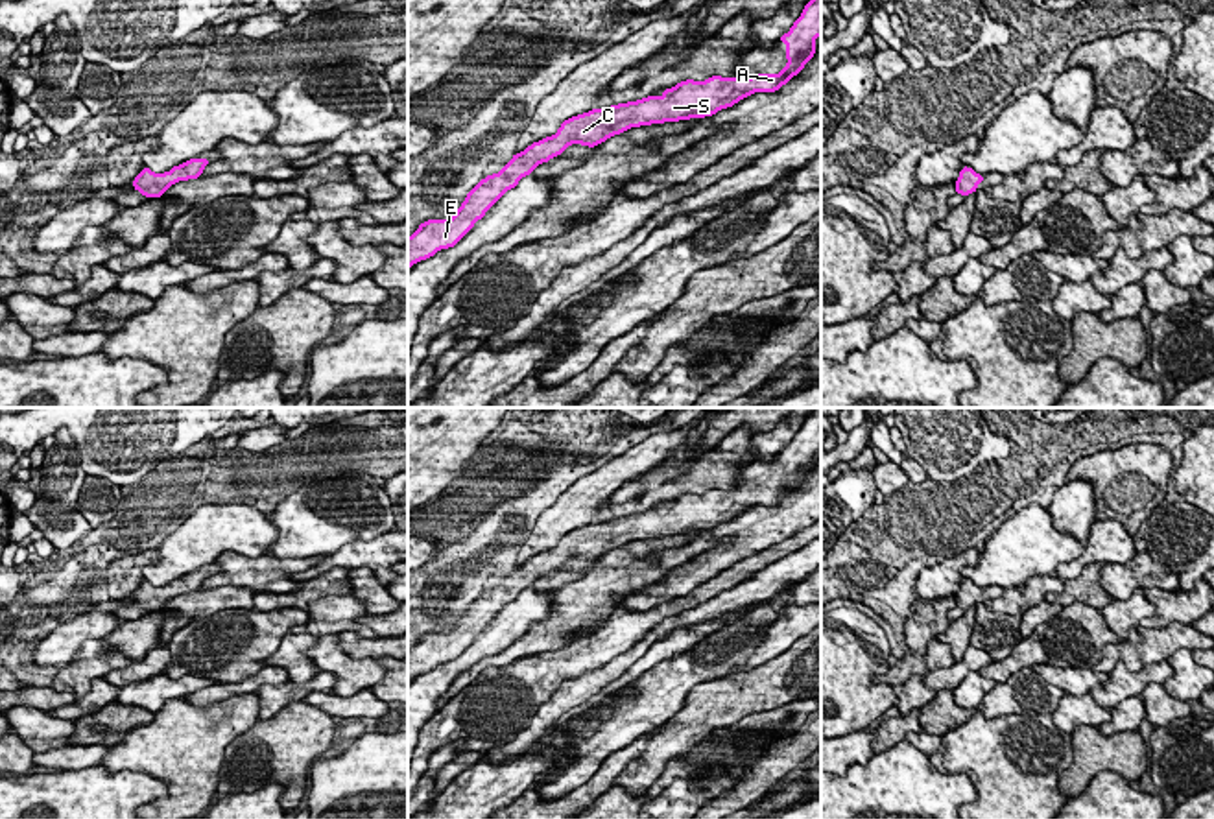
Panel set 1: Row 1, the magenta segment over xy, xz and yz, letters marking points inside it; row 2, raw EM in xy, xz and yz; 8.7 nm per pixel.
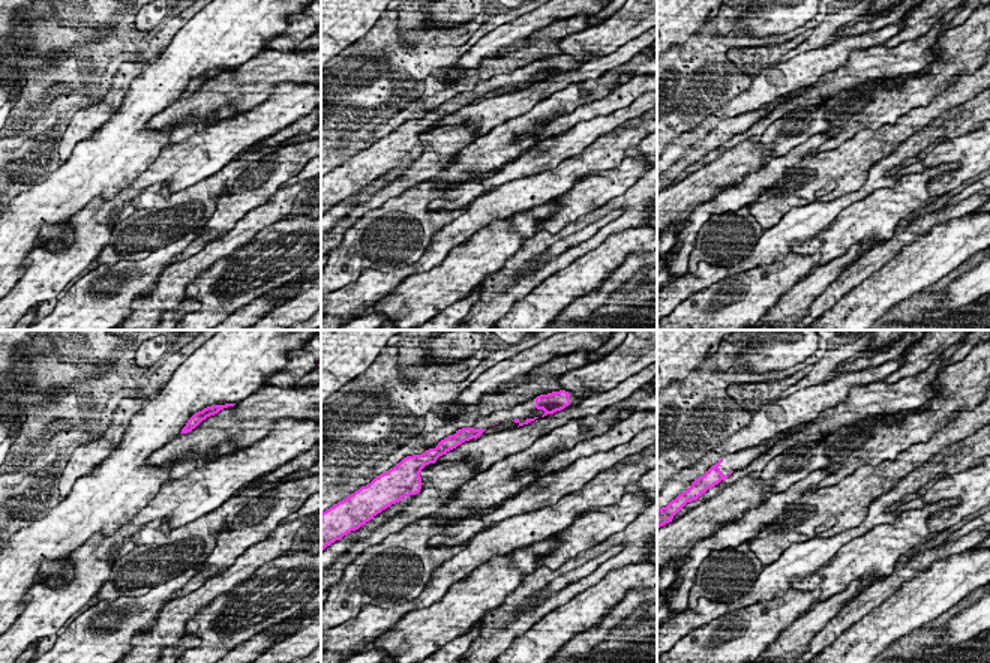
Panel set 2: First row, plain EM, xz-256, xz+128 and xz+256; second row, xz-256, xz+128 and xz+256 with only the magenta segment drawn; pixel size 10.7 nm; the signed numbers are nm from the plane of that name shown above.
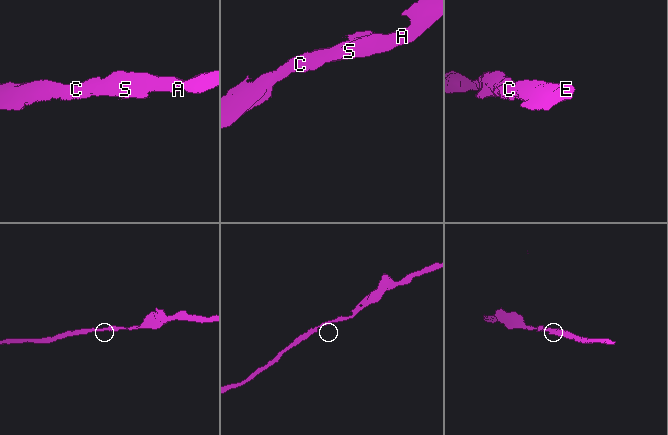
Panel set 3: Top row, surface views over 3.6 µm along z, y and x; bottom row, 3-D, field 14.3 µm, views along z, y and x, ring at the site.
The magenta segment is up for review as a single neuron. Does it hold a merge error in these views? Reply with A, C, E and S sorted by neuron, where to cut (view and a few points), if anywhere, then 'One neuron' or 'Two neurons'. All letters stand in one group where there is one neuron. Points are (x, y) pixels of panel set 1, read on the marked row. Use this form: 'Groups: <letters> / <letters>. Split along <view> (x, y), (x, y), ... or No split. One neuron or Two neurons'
Groups: A C E S. No split. One neuron

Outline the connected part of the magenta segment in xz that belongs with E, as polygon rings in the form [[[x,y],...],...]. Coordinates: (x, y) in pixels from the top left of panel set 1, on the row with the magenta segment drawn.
[[[810,0],[801,17],[779,42],[786,44],[788,65],[779,74],[755,74],[751,77],[712,76],[705,81],[686,79],[662,90],[662,98],[648,98],[590,109],[561,124],[555,135],[528,146],[493,175],[482,179],[465,197],[450,220],[428,220],[408,238],[408,269],[441,249],[454,247],[478,220],[518,181],[533,170],[561,155],[570,144],[594,148],[629,127],[679,122],[712,116],[720,109],[732,107],[755,92],[777,92],[815,53],[815,39],[821,35],[821,0]]]

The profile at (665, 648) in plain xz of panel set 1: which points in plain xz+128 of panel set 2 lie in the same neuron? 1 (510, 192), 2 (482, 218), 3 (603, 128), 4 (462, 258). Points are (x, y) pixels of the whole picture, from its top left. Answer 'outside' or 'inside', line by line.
1: inside
2: inside
3: outside
4: outside

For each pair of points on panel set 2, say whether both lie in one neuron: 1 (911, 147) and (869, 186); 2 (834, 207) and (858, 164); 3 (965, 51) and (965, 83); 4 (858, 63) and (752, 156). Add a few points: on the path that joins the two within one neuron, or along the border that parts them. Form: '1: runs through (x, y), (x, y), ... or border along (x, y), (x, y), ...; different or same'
1: runs through (900, 155), (876, 176); same
2: border along (867, 174), (854, 191), (806, 206); different
3: border along (960, 77), (954, 83); different
4: border along (759, 140), (741, 141), (725, 150); different

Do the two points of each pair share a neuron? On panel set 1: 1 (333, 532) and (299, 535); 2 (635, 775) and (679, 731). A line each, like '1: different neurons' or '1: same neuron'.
1: same neuron
2: same neuron

